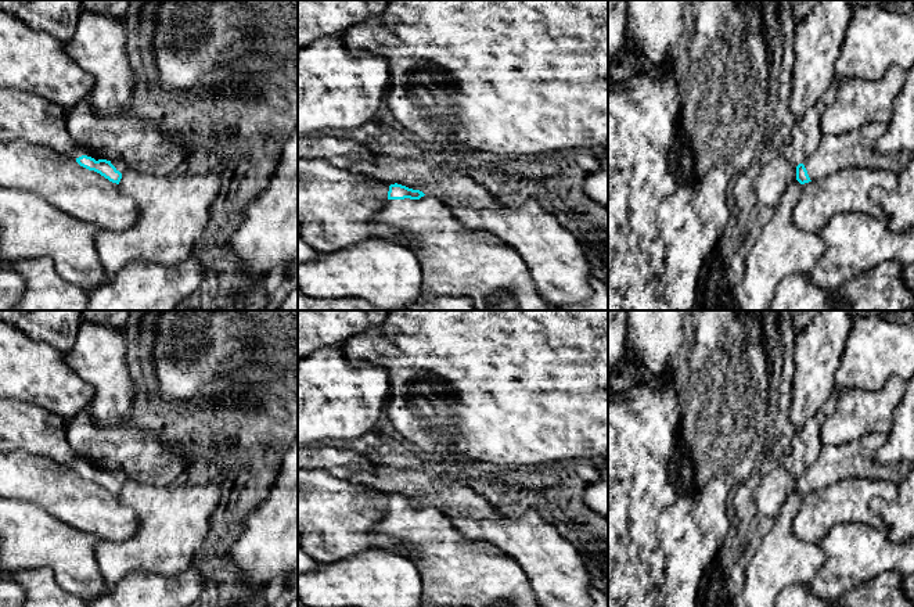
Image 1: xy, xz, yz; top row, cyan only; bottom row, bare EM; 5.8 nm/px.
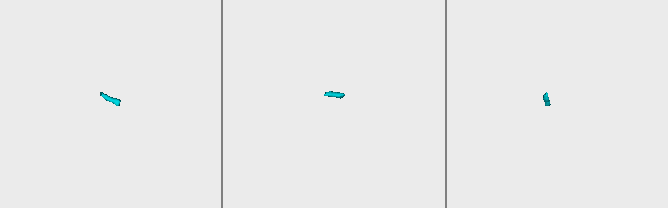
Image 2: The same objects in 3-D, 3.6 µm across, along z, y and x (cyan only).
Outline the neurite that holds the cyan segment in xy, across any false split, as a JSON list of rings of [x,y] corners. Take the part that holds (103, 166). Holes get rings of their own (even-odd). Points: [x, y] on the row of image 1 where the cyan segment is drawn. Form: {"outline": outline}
{"outline": [[[0,87],[0,141],[24,140],[69,154],[80,166],[119,184],[129,162],[98,158],[87,147],[72,140],[68,127],[69,109],[19,89]]]}

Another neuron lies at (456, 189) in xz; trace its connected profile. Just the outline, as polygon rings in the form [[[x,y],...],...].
[[[374,155],[371,162],[356,162],[352,173],[363,173],[389,184],[420,190],[439,197],[447,206],[496,208],[494,193],[460,169],[446,172],[427,159],[414,157]]]

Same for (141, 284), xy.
[[[194,254],[177,265],[132,261],[109,283],[90,291],[87,310],[174,310],[181,299],[199,288],[204,272],[204,263]]]

